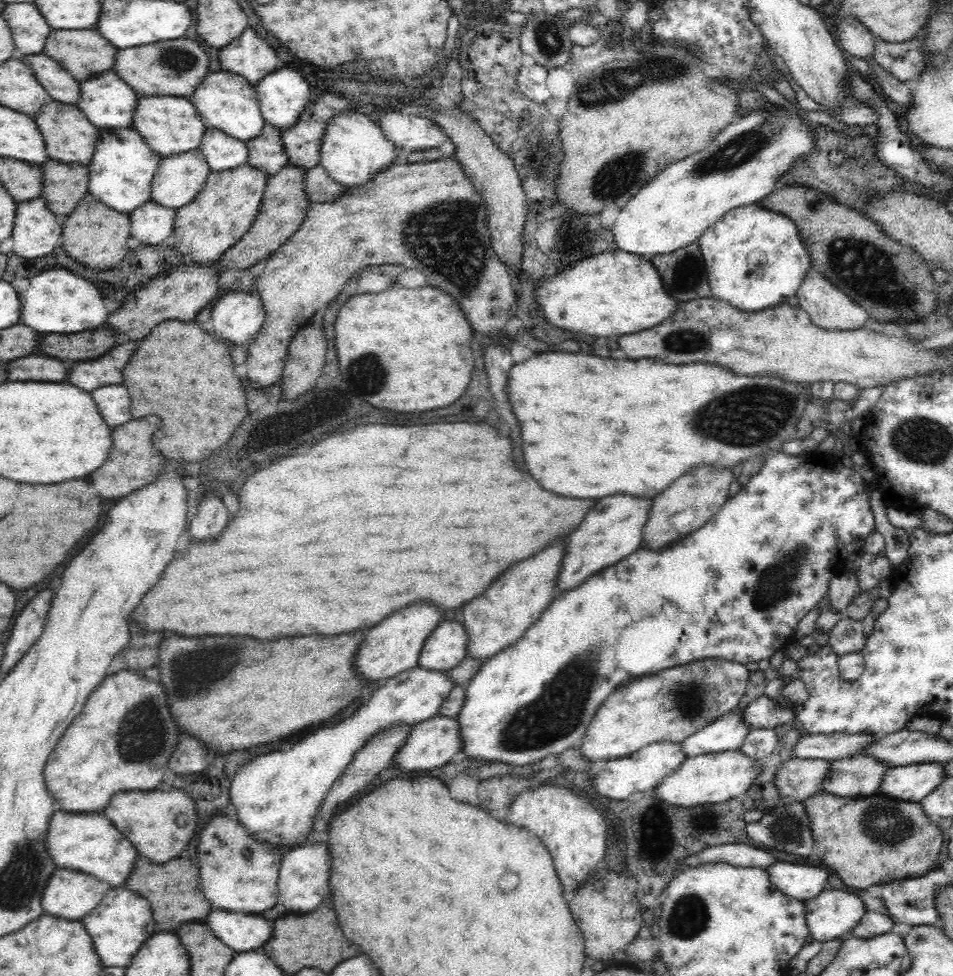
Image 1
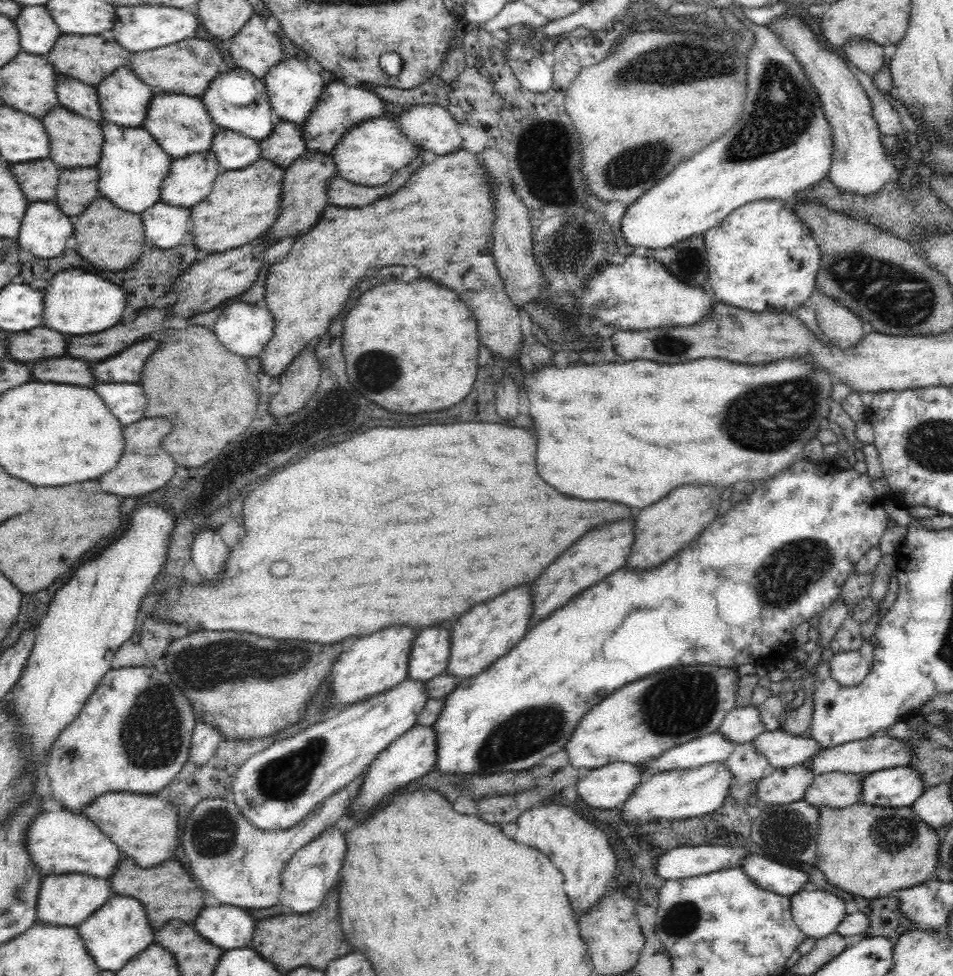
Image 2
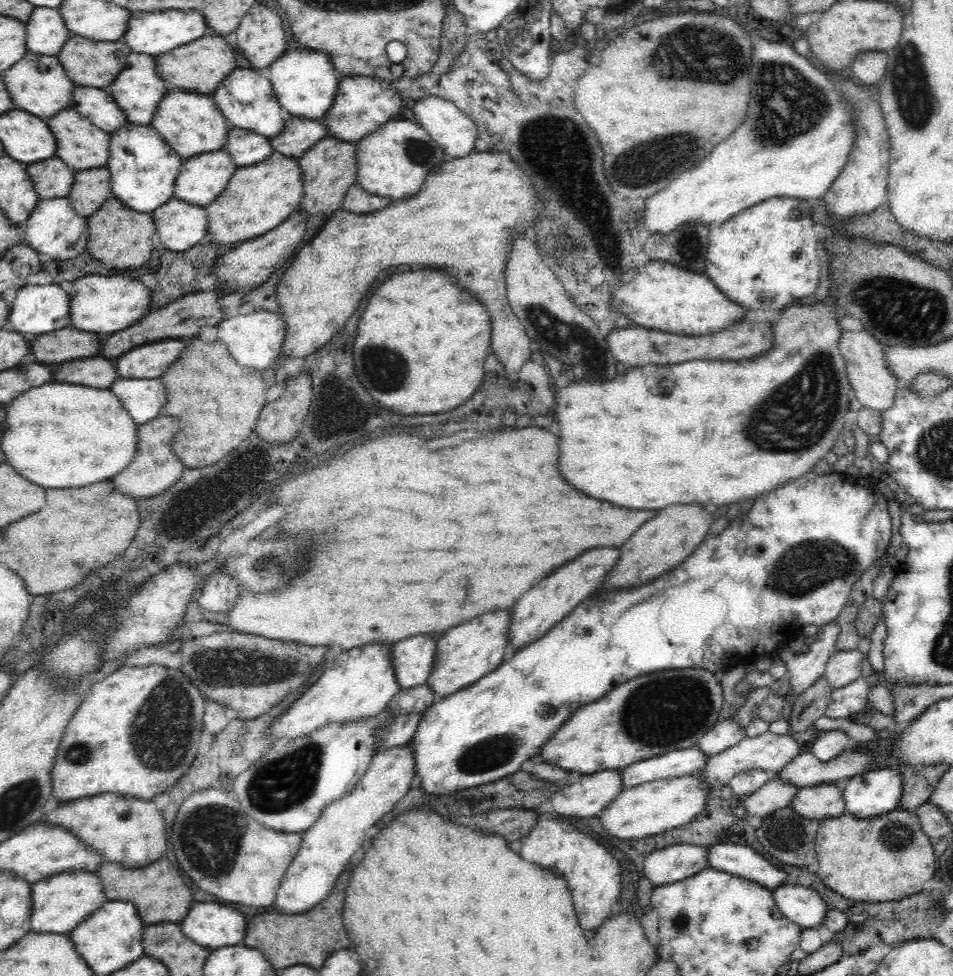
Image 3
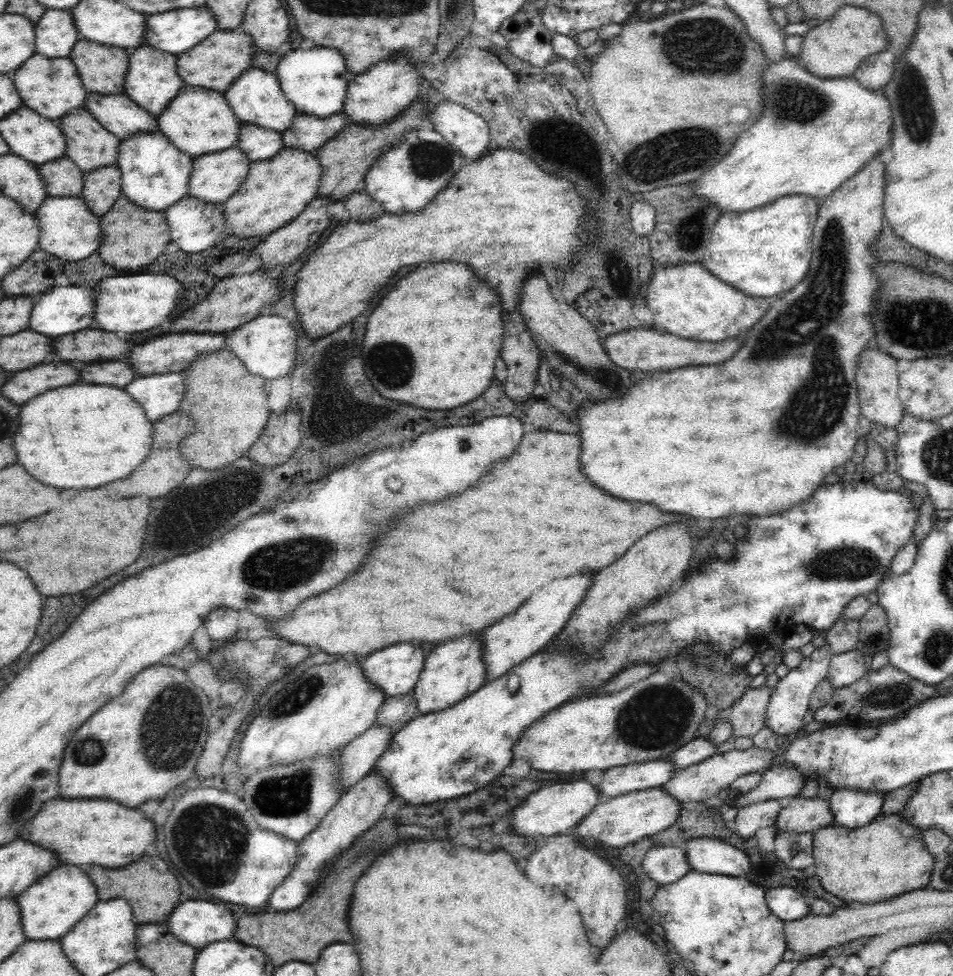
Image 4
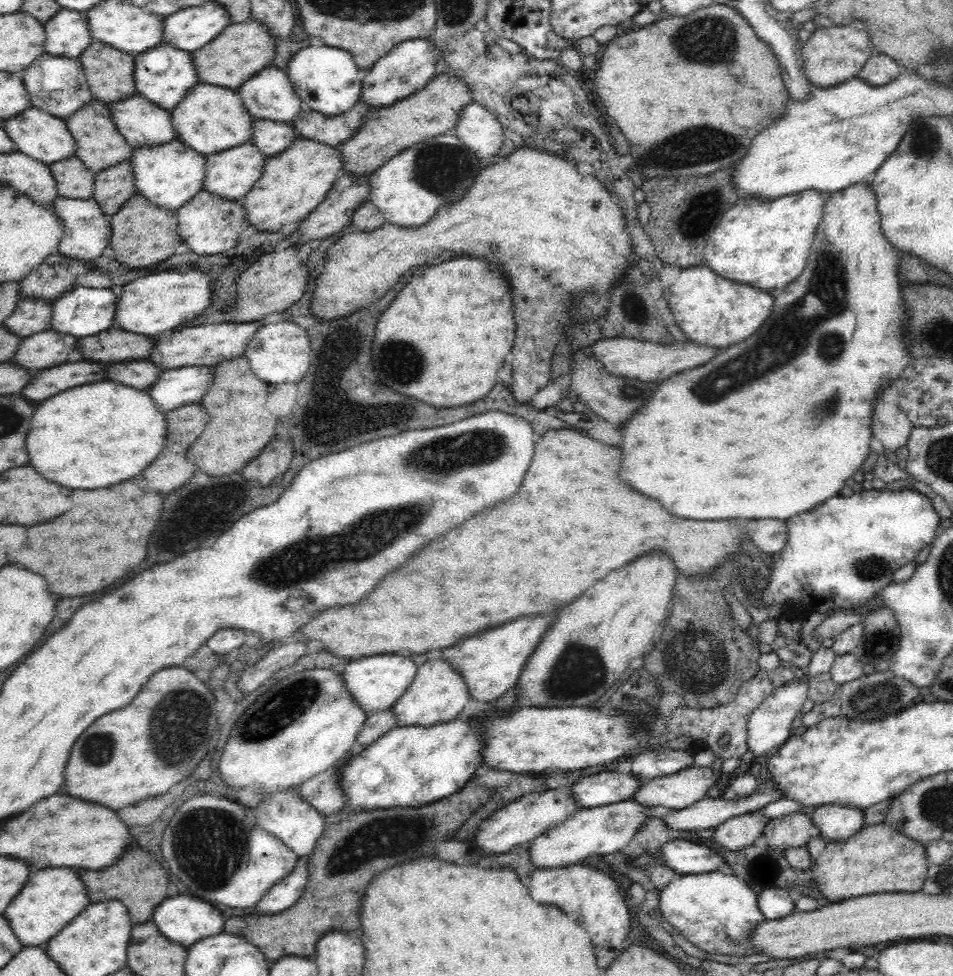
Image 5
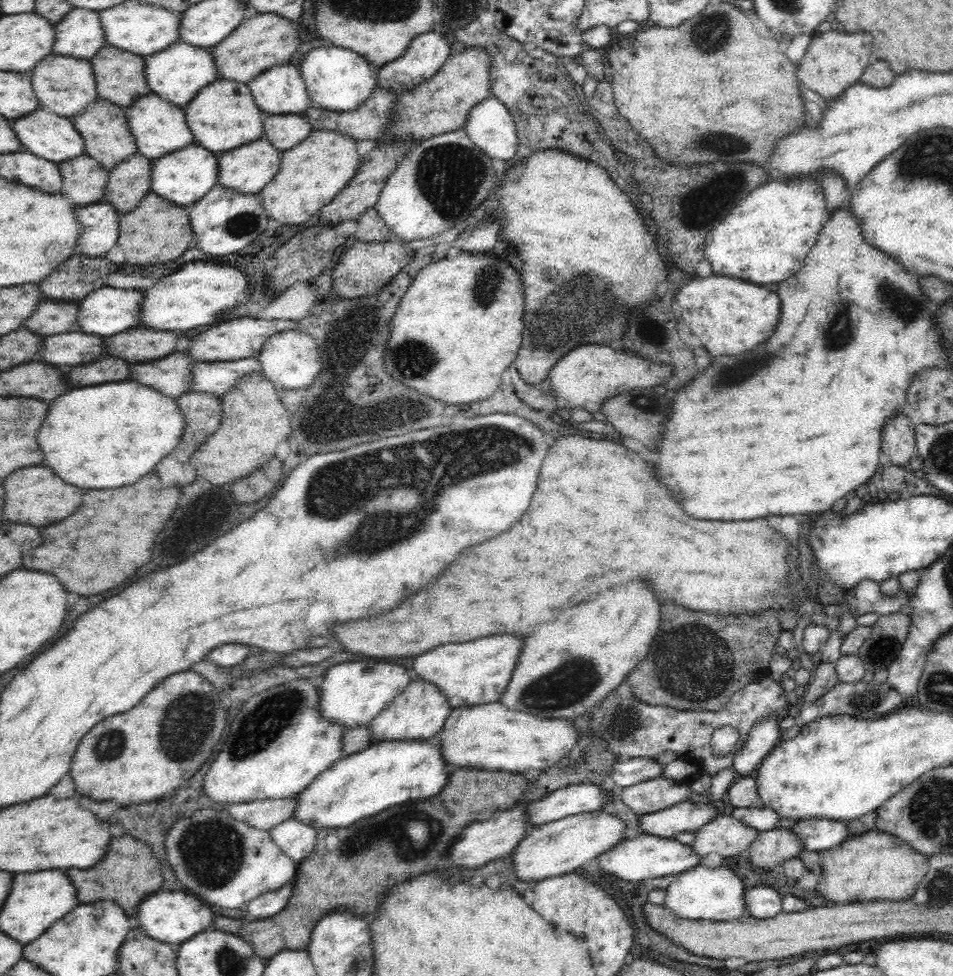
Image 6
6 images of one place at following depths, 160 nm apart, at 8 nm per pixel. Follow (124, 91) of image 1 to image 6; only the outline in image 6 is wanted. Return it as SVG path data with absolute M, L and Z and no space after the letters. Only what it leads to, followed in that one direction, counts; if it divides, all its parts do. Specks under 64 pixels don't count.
M180 40L163 51L144 57L145 75L151 92L176 106L185 108L200 90L219 78L211 49L192 46Z

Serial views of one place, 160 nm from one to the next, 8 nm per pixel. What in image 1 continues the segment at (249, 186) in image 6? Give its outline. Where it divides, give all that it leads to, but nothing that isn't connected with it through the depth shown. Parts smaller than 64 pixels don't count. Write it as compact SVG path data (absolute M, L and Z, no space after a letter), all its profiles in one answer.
M198 148L163 157L152 181L152 201L179 209L196 200L211 173L204 153Z

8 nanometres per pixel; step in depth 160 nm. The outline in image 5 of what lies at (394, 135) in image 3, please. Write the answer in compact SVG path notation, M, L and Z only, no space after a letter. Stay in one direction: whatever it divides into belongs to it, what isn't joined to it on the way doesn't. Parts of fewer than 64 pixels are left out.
M455 134L429 138L400 151L372 173L370 202L384 215L385 222L407 229L420 228L430 222L442 206L466 196L480 168L478 156Z

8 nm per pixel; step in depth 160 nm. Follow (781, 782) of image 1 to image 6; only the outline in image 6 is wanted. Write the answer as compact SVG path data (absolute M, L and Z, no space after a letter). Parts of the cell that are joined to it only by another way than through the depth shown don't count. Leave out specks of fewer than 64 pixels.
M716 815L710 822L694 832L692 849L700 858L711 852L720 856L736 856L740 850L748 849L759 832L730 815Z

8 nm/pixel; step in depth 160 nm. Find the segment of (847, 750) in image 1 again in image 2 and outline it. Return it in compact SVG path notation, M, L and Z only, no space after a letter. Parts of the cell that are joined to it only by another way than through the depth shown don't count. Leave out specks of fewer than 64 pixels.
M782 728L772 732L765 730L753 738L750 745L774 769L802 765L820 751L820 745L812 737L791 735Z

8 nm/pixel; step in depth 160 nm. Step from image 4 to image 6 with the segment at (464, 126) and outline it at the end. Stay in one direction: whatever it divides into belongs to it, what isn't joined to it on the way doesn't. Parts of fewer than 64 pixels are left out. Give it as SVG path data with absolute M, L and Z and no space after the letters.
M495 96L472 107L465 121L465 131L490 158L510 160L517 153L519 135L515 118Z

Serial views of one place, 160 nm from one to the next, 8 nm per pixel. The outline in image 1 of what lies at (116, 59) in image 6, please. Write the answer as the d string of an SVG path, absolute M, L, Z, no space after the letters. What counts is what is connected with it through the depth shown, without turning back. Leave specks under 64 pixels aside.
M96 28L86 30L53 30L47 38L44 52L60 66L64 67L78 82L87 81L109 70L113 70L118 51L109 40L104 40Z

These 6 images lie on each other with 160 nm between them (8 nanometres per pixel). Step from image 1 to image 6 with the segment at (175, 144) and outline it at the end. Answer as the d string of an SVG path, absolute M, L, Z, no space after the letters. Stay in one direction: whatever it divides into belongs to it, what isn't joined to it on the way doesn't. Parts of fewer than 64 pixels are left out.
M218 78L200 90L184 109L187 125L195 138L194 144L216 154L234 150L264 136L265 113L256 104L247 83Z

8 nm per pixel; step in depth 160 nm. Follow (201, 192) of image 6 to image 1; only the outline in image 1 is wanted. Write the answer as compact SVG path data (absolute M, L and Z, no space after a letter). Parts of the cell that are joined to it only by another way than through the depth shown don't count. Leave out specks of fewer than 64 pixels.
M133 127L126 129L99 129L89 168L89 193L116 212L130 214L152 201L152 181L162 160L160 154L148 146L143 136Z

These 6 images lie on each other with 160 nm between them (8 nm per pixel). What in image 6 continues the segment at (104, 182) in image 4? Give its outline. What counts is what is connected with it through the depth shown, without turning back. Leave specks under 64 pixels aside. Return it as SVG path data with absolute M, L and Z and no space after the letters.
M139 152L109 171L103 202L111 202L118 214L134 210L151 192L153 161Z

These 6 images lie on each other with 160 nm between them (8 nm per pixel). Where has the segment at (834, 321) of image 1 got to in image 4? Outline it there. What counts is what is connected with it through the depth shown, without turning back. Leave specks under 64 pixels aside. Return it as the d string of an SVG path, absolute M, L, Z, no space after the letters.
M870 346L862 354L856 373L862 416L885 430L897 432L904 411L898 396L898 376L895 358L876 346Z

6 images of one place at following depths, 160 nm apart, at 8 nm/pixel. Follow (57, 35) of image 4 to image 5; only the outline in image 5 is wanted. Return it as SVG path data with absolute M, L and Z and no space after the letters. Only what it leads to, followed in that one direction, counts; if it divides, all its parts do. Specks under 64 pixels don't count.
M60 9L45 25L45 51L52 57L80 59L94 41L86 12Z

